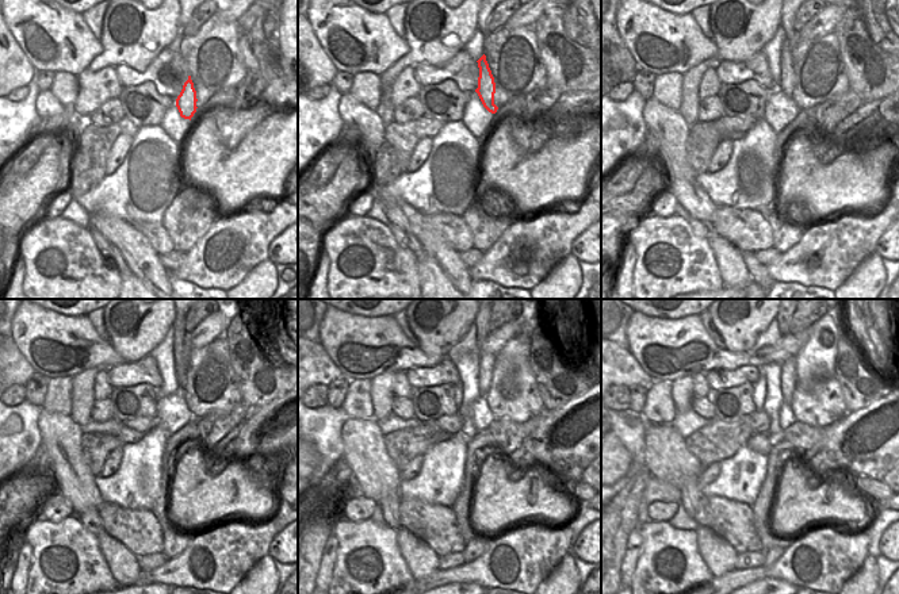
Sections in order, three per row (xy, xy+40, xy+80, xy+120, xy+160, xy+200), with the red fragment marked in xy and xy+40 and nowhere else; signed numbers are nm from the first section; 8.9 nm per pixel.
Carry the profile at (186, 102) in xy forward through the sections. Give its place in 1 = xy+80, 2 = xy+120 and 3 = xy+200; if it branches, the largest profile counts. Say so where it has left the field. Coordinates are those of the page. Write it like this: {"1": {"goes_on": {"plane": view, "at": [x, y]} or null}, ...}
{"1": {"goes_on": {"plane": "xy+80", "at": [787, 83]}}, "2": {"goes_on": {"plane": "xy+120", "at": [182, 338]}}, "3": {"goes_on": {"plane": "xy+200", "at": [783, 326]}}}

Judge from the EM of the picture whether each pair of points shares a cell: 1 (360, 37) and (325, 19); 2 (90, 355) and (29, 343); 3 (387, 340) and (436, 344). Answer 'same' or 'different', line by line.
1: same
2: same
3: different

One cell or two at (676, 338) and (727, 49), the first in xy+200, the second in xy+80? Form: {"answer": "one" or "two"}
{"answer": "two"}

